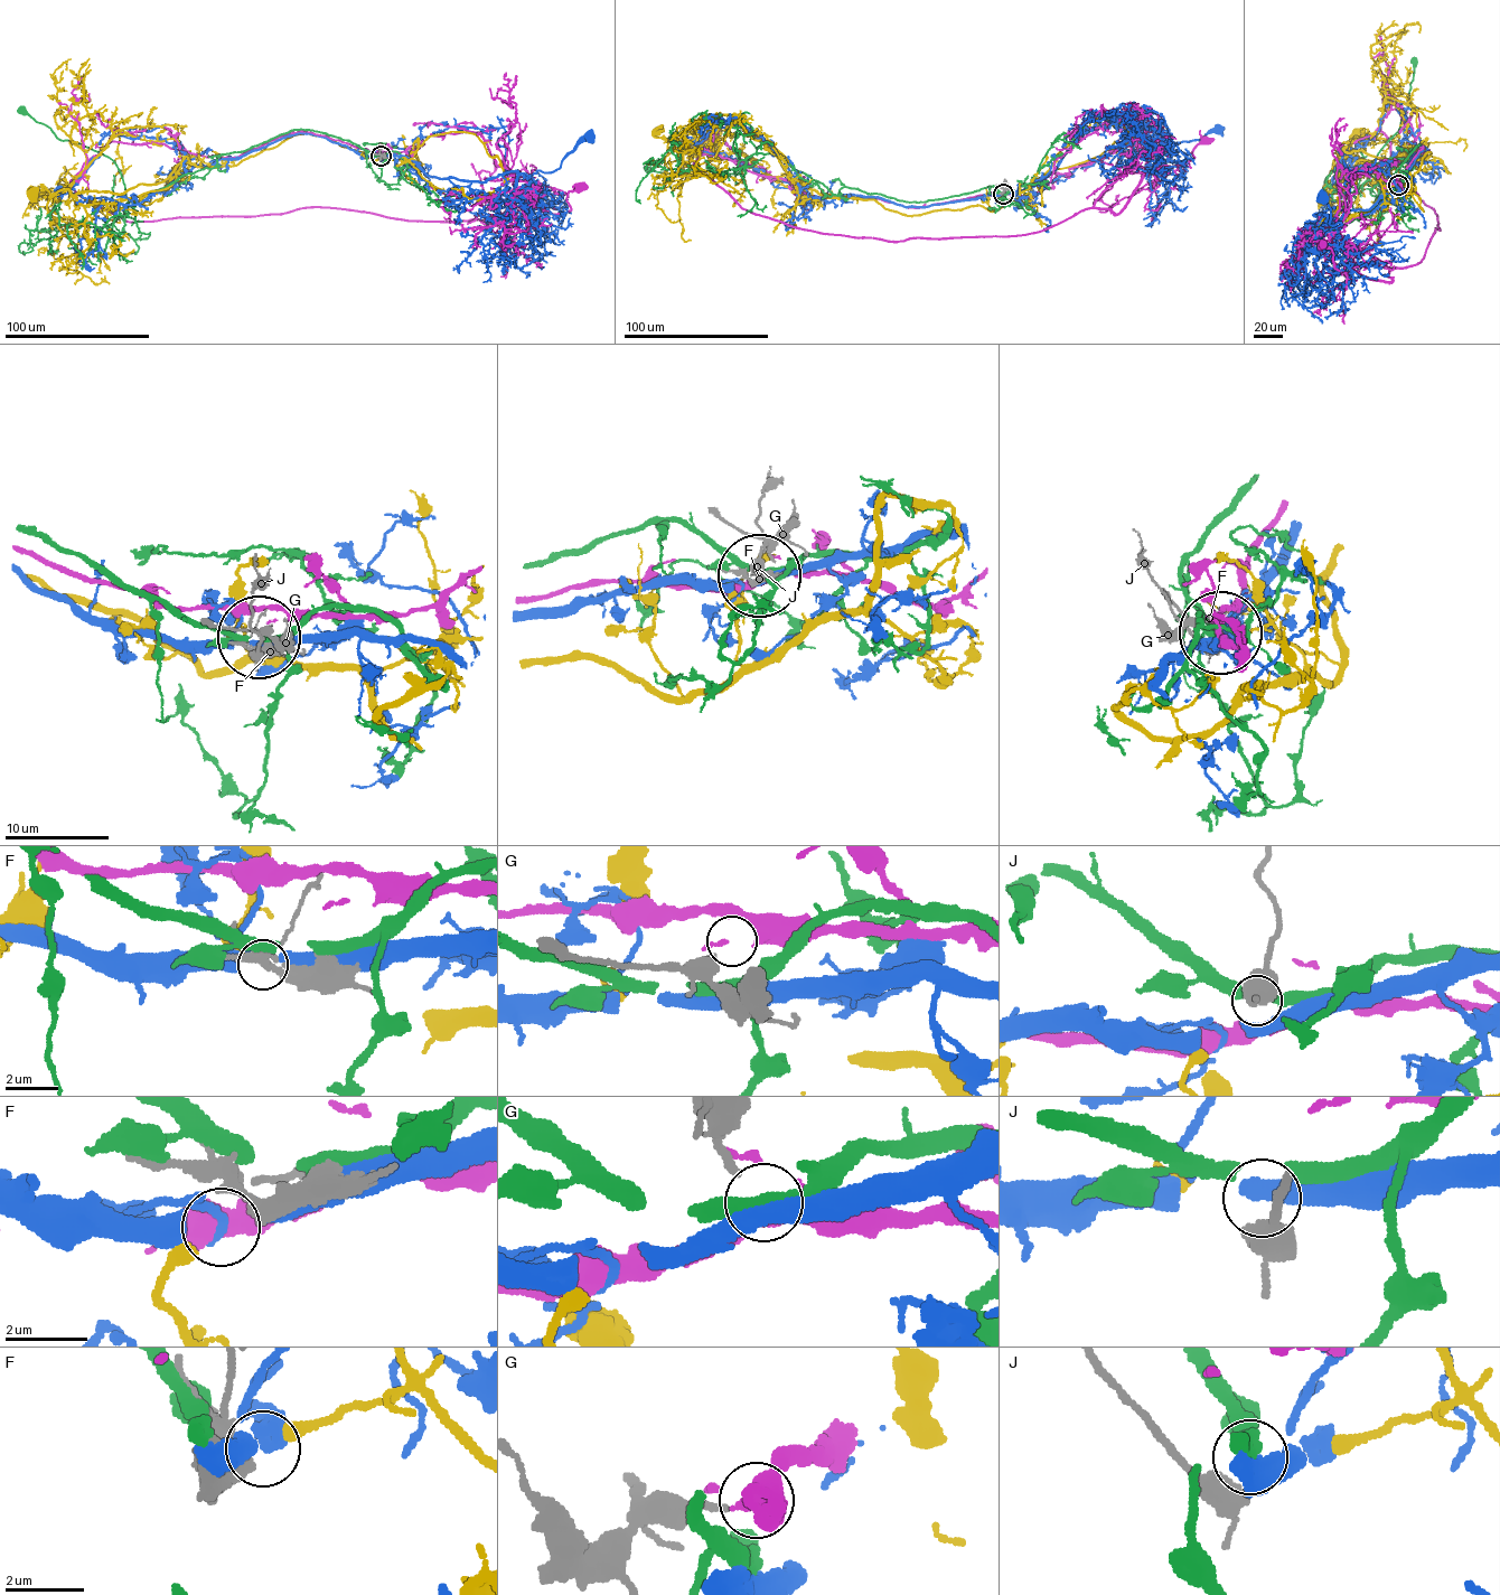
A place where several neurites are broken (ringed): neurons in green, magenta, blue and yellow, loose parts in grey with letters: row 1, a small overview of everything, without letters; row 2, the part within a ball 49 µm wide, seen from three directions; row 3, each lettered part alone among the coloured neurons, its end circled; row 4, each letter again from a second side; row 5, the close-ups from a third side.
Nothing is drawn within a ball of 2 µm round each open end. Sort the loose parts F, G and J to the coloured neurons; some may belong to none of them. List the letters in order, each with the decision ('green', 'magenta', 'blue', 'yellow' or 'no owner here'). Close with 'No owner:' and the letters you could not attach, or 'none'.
F: yellow
G: no owner here
J: green
No owner: G

